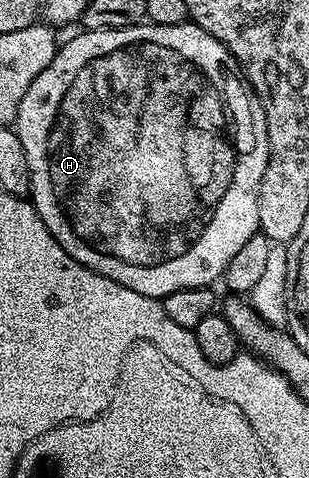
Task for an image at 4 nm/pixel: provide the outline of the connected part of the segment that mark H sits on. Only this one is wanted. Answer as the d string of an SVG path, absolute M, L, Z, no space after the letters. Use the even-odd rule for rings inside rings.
M143 21L137 27L125 27L124 29L112 29L111 31L83 30L81 34L72 36L67 43L65 40L59 46L58 51L54 54L54 59L48 65L48 69L44 69L44 73L40 73L40 77L36 77L36 81L32 81L32 85L28 85L28 93L24 93L24 101L20 101L16 130L20 137L20 145L24 145L24 157L28 157L28 169L30 170L29 198L33 202L35 211L44 221L44 225L48 225L52 237L56 237L59 245L73 259L80 261L90 271L100 273L136 293L144 293L144 297L152 297L161 301L166 298L168 293L176 293L180 289L196 289L197 287L208 287L217 284L222 278L224 269L228 269L228 261L232 261L235 253L248 242L248 237L259 234L260 231L258 225L258 190L260 189L260 181L264 177L264 169L268 165L268 133L266 132L264 109L262 103L258 100L258 94L246 82L230 50L220 41L216 41L216 37L212 37L212 33L200 29L192 21L180 25L156 25L149 21Z

